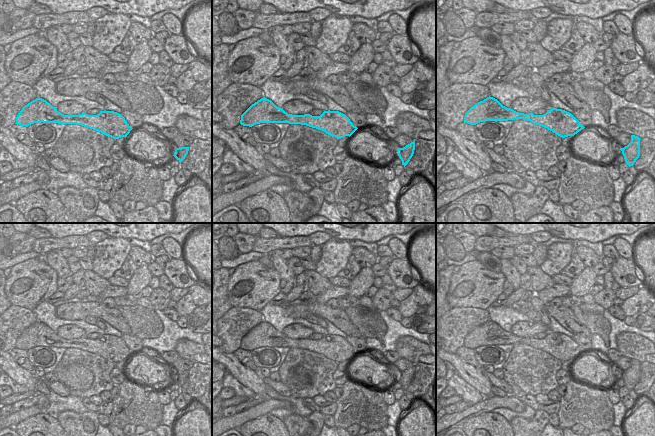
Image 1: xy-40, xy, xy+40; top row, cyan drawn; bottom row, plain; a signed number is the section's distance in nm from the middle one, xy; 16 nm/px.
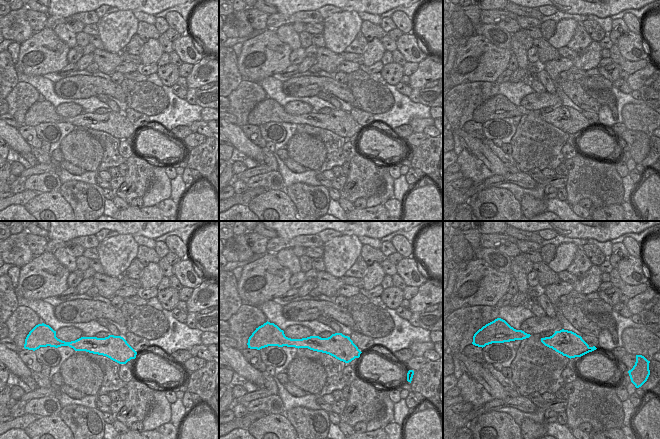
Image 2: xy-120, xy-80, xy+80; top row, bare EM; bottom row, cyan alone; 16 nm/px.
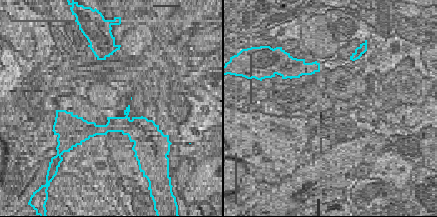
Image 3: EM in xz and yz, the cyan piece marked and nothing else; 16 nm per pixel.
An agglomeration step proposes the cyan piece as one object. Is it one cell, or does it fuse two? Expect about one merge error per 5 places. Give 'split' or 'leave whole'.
split

